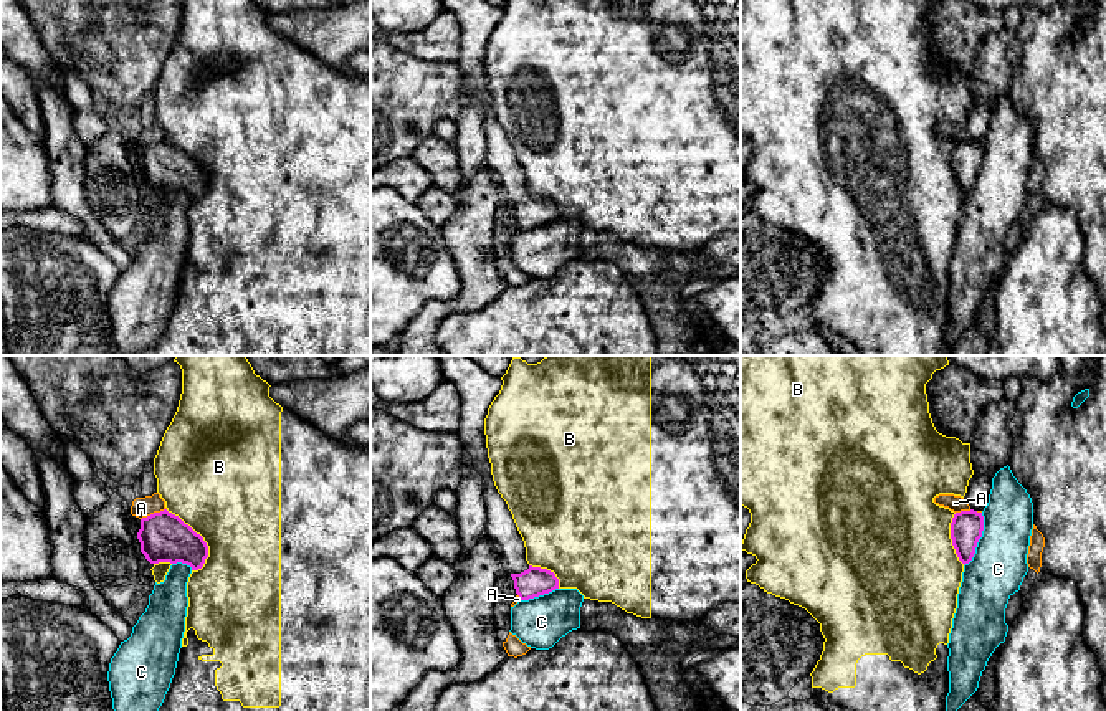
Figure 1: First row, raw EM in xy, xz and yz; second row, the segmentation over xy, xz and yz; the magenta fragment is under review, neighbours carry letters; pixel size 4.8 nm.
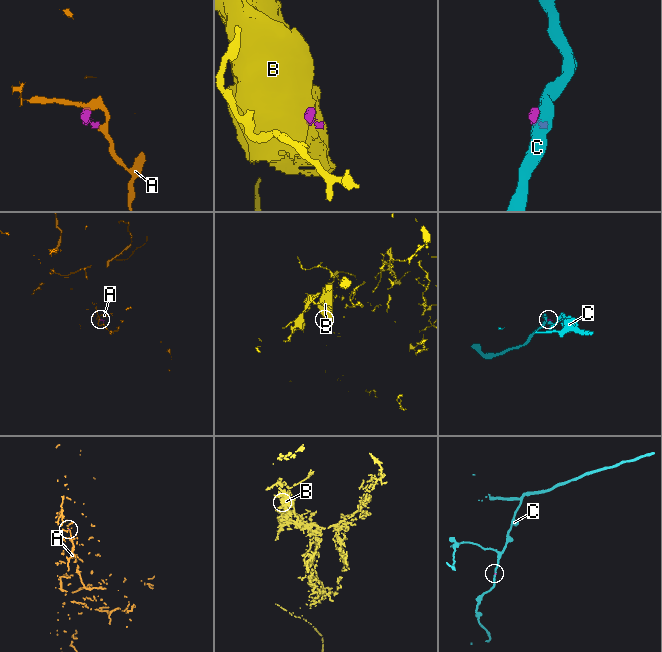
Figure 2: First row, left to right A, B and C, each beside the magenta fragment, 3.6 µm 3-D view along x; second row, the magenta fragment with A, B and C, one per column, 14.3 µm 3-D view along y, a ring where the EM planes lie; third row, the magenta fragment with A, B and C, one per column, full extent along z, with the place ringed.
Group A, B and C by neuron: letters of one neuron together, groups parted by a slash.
A / B / C

